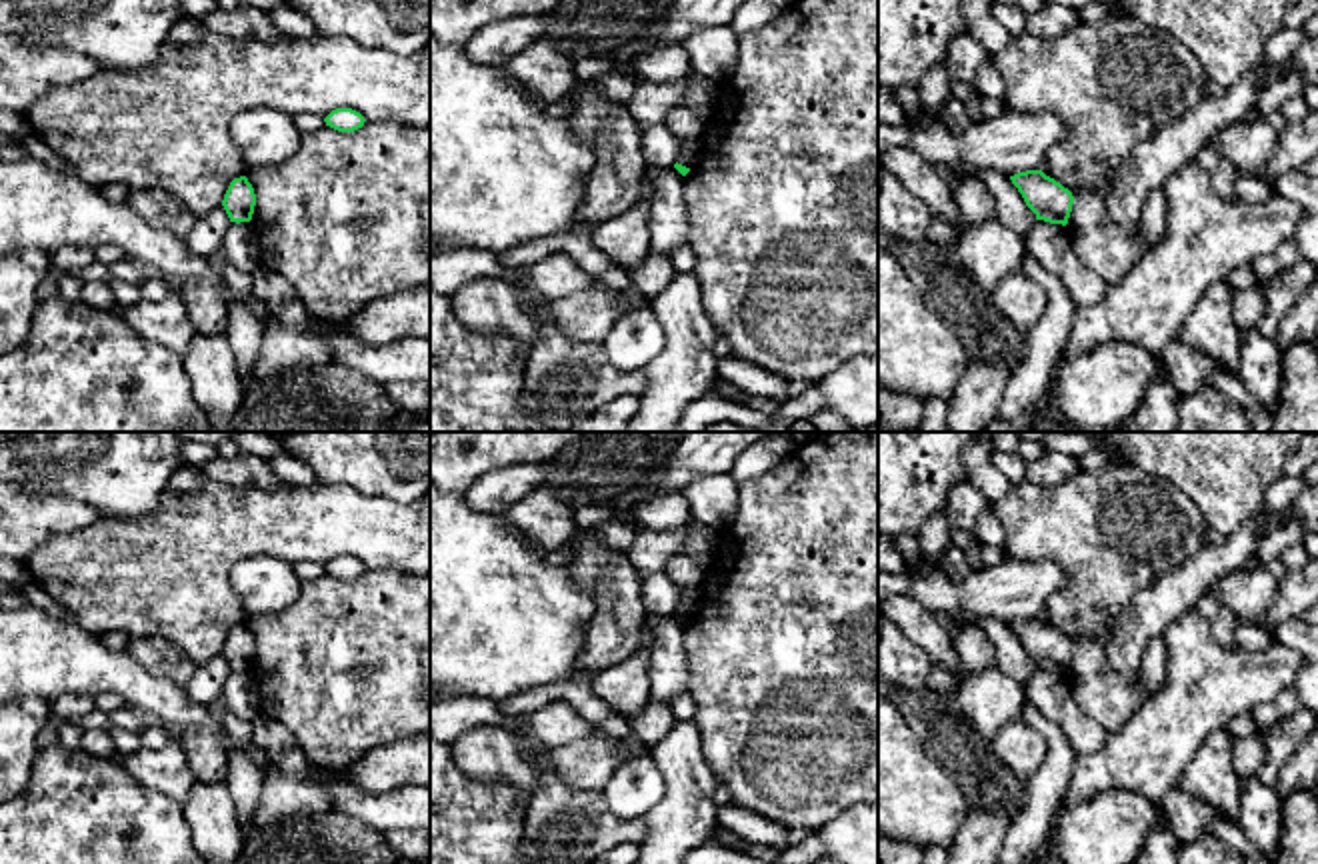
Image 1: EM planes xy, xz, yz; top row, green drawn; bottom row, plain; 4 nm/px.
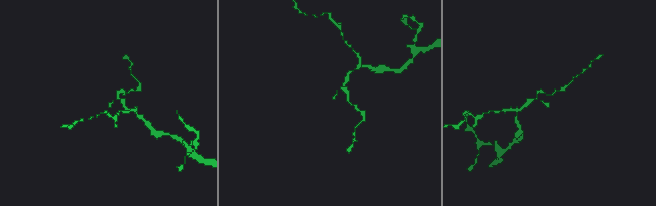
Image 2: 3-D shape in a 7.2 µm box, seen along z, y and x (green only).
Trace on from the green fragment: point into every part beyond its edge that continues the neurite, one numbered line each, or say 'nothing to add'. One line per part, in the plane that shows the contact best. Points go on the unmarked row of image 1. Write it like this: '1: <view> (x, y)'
nothing to add

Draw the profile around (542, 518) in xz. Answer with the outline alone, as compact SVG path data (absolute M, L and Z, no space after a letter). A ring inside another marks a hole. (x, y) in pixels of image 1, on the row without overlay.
M538 488L512 504L504 520L544 554L564 548L574 530L574 510L548 488Z

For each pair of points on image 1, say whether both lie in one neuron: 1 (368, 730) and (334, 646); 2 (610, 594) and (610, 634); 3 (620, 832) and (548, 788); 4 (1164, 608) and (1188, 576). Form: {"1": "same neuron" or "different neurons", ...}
{"1": "same neuron", "2": "same neuron", "3": "same neuron", "4": "same neuron"}

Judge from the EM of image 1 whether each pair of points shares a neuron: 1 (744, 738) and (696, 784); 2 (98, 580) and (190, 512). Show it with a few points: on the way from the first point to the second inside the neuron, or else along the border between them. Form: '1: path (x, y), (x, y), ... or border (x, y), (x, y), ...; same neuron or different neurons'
1: border (696, 726), (702, 758), (718, 782); different neurons
2: path (120, 574), (128, 574), (168, 534); same neuron

